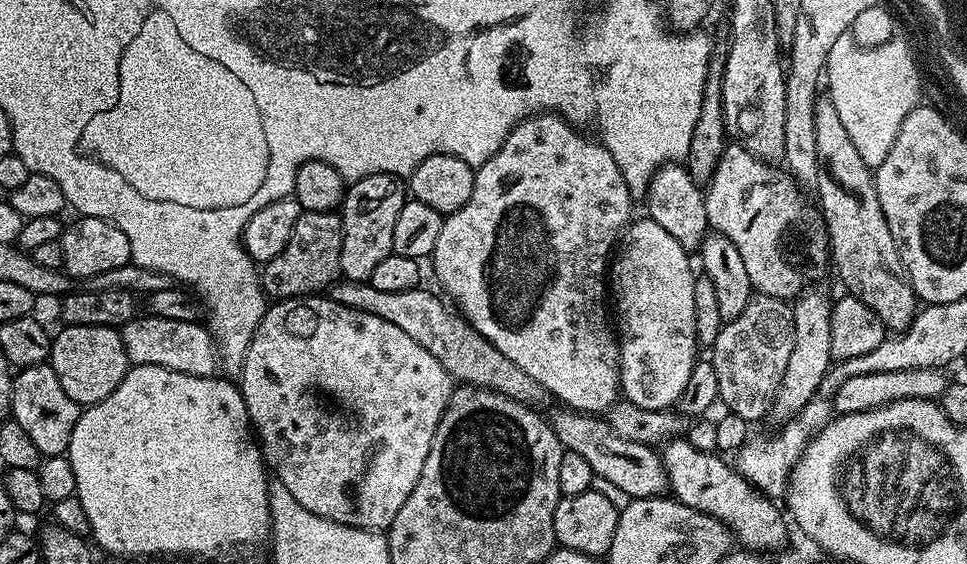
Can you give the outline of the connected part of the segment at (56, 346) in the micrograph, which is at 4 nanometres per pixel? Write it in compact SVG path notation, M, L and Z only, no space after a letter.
M73 324L61 329L60 333L52 336L50 363L54 374L58 374L58 382L62 382L62 390L66 390L66 394L81 406L97 404L102 402L102 398L112 396L130 367L119 331L106 326Z

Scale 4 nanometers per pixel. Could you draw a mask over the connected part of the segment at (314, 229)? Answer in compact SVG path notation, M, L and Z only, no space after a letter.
M301 211L298 222L294 222L294 230L290 234L290 242L286 242L286 250L278 254L278 258L267 261L262 268L262 287L273 301L292 300L295 296L311 296L331 289L341 279L342 266L342 222L339 211L305 212Z

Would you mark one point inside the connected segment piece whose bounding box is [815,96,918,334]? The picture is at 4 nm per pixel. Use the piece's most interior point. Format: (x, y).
(861, 247)

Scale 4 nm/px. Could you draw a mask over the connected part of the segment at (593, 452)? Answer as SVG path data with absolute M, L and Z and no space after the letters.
M575 410L560 411L564 412L556 412L550 416L554 434L558 434L558 442L567 451L582 454L582 458L590 462L593 476L606 478L634 500L660 498L669 491L664 457L653 445L630 442L614 434L607 419L599 415L585 414Z

